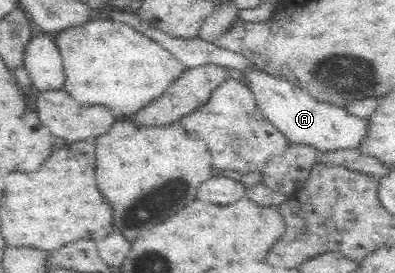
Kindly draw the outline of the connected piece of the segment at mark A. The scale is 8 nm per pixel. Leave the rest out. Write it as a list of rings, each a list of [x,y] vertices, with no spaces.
[[[264,70],[246,72],[244,84],[247,84],[257,97],[258,109],[274,126],[284,134],[292,145],[308,145],[320,152],[355,150],[363,146],[370,134],[370,119],[353,116],[344,108],[315,100],[302,88],[290,81],[274,77]]]

